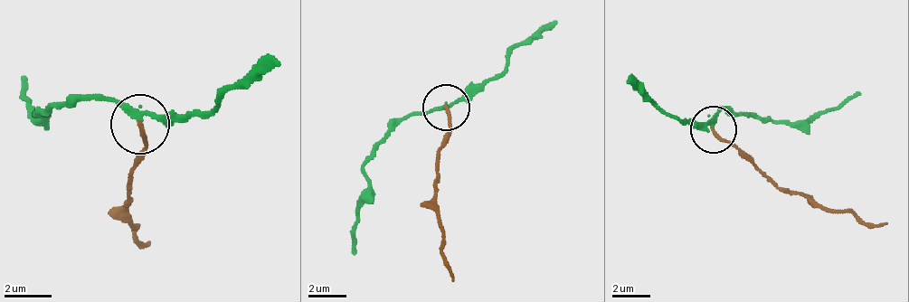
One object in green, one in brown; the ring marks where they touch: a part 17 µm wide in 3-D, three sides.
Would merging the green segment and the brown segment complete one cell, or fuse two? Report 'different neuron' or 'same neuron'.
different neuron

